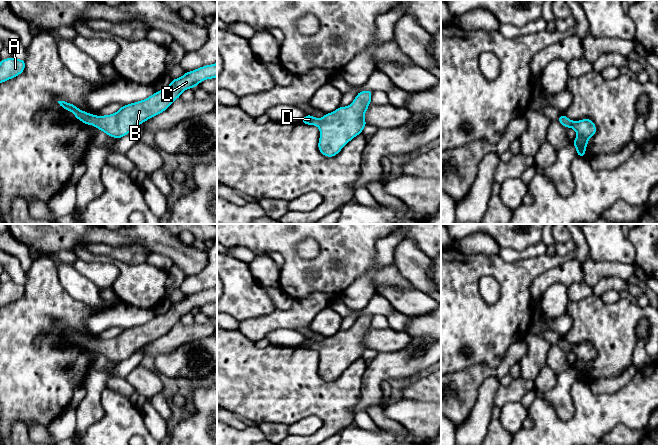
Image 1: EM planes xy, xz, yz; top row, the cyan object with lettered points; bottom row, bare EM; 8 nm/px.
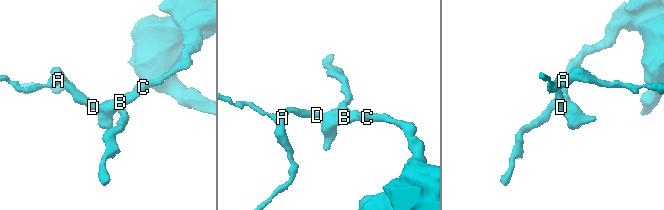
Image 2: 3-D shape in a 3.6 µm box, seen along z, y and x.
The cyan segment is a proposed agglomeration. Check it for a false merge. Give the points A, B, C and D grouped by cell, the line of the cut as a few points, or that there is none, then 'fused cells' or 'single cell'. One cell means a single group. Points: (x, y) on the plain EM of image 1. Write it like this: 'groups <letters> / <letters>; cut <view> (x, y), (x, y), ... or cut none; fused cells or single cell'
groups A B C D; cut none; single cell

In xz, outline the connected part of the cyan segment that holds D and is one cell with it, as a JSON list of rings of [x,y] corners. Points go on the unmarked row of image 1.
[[[370,314],[359,315],[349,330],[340,330],[321,343],[306,338],[300,345],[319,351],[318,373],[322,379],[336,380],[349,365],[362,358],[363,352],[368,349],[364,339],[371,327],[372,317]]]

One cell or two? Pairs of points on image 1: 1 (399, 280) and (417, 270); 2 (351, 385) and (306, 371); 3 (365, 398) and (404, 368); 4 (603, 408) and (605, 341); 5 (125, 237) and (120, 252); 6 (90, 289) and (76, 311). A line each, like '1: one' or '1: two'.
1: two
2: one
3: one
4: two
5: two
6: two

